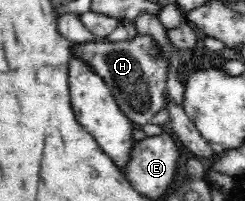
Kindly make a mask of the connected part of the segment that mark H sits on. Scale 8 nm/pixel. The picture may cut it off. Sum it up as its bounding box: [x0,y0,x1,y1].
[71,34,170,127]

